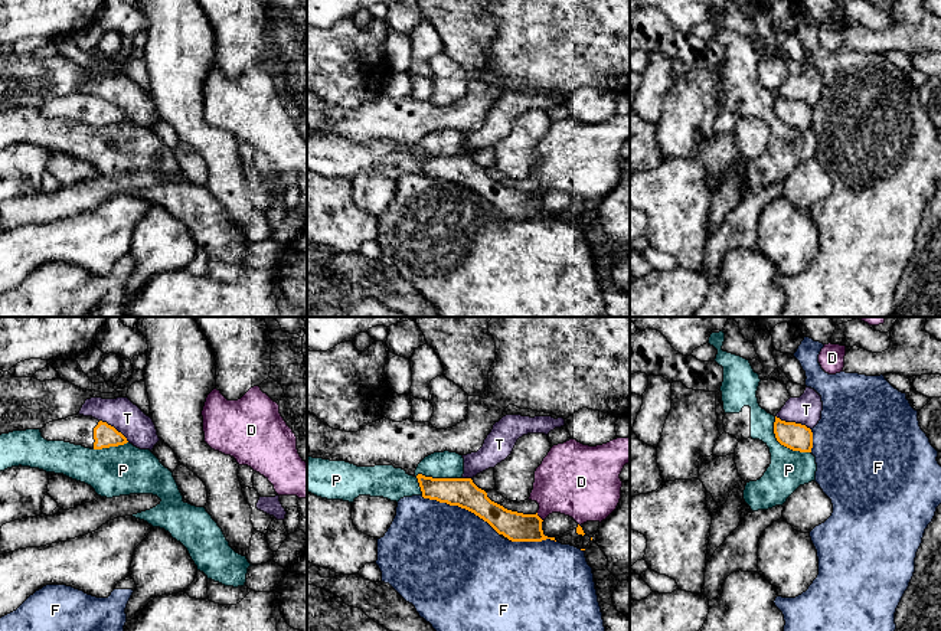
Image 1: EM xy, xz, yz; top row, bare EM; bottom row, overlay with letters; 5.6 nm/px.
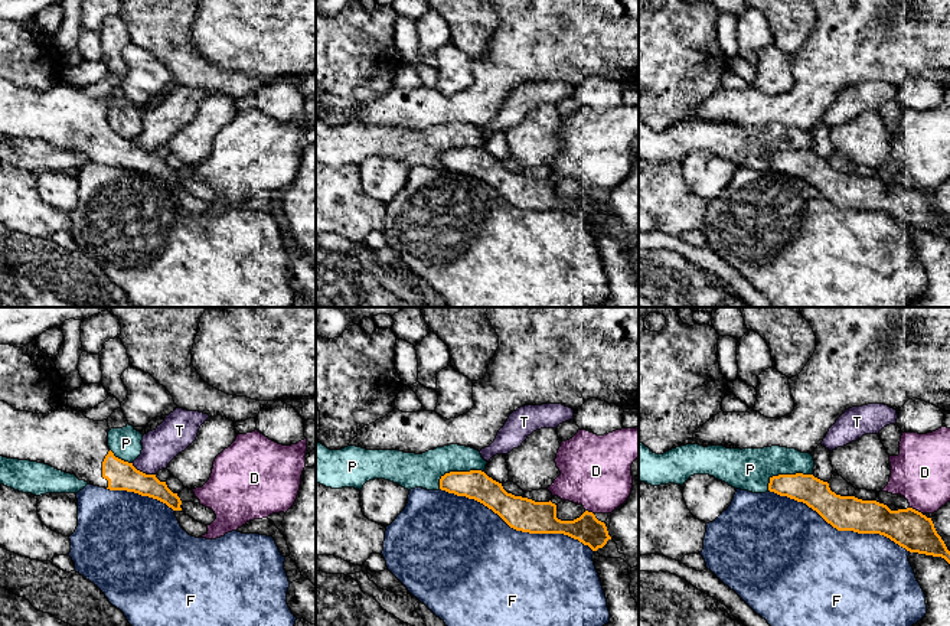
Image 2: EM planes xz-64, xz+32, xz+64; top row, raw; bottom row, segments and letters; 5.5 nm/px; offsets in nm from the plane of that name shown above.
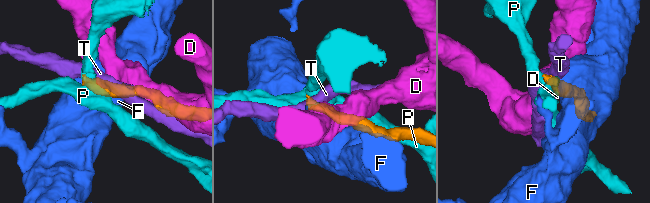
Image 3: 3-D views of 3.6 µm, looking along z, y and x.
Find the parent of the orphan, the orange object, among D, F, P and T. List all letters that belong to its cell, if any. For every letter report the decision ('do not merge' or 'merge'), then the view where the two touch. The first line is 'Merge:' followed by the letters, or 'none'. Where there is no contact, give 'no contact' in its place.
Merge: none
D: do not merge; contact in xz
F: do not merge; contact in xz
P: do not merge; contact in xz
T: do not merge; contact in yz

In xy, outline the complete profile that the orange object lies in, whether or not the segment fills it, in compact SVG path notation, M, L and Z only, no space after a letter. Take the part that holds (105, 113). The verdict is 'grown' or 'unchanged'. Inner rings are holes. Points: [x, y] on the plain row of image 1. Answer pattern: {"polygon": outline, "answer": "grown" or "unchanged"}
{"polygon": "M84 92L52 98L40 109L48 118L65 118L91 127L118 124L128 120L114 104Z", "answer": "grown"}

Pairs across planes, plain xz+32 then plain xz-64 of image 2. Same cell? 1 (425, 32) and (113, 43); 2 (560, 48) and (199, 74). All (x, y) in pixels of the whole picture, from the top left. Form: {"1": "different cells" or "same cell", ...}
{"1": "same cell", "2": "different cells"}

